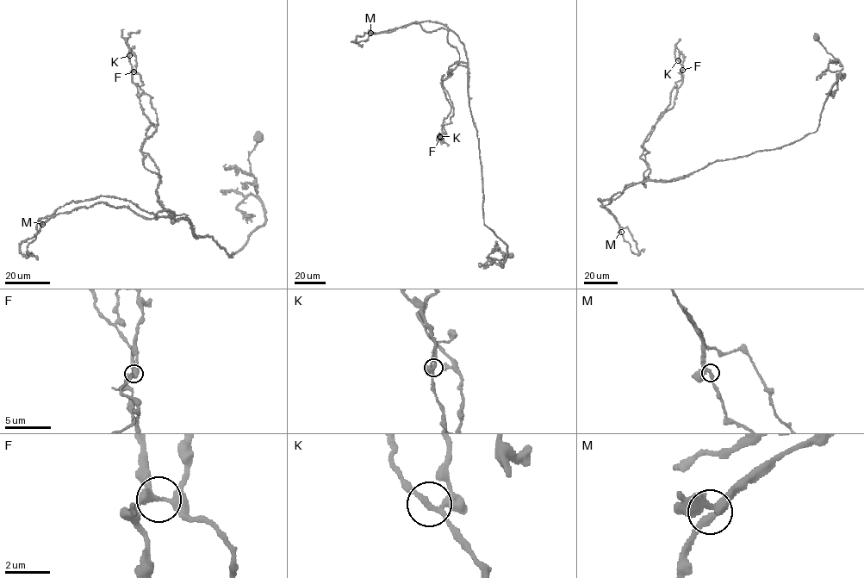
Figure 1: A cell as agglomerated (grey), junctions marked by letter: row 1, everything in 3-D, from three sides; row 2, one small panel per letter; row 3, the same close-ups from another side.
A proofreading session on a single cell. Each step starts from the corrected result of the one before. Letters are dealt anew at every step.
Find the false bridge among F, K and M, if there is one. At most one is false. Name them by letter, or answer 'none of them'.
F

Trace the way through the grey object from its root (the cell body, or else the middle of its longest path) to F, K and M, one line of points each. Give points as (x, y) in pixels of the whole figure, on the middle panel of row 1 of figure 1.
F: (510, 254), (502, 267), (506, 245), (484, 224), (464, 65), (441, 82), (451, 110), (441, 136)
K: (510, 254), (502, 267), (506, 245), (484, 224), (464, 65), (441, 82), (451, 110), (439, 136)
M: (510, 254), (502, 267), (506, 245), (484, 224), (464, 45), (449, 29), (425, 32), (416, 21), (370, 33)

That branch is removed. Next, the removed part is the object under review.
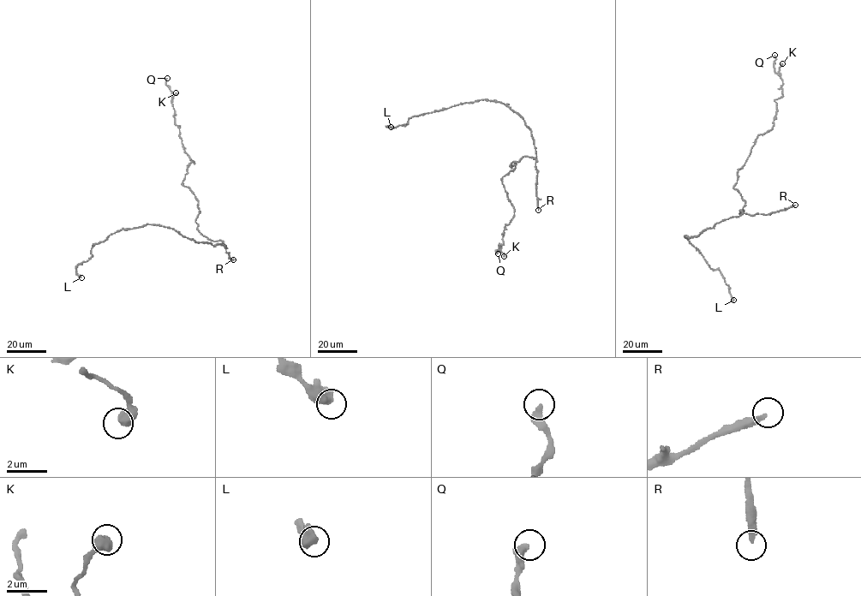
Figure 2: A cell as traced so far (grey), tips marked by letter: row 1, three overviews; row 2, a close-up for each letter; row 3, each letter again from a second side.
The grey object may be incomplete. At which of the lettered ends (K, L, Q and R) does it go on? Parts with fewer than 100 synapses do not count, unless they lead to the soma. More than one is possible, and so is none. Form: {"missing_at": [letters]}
{"missing_at": ["R"]}

